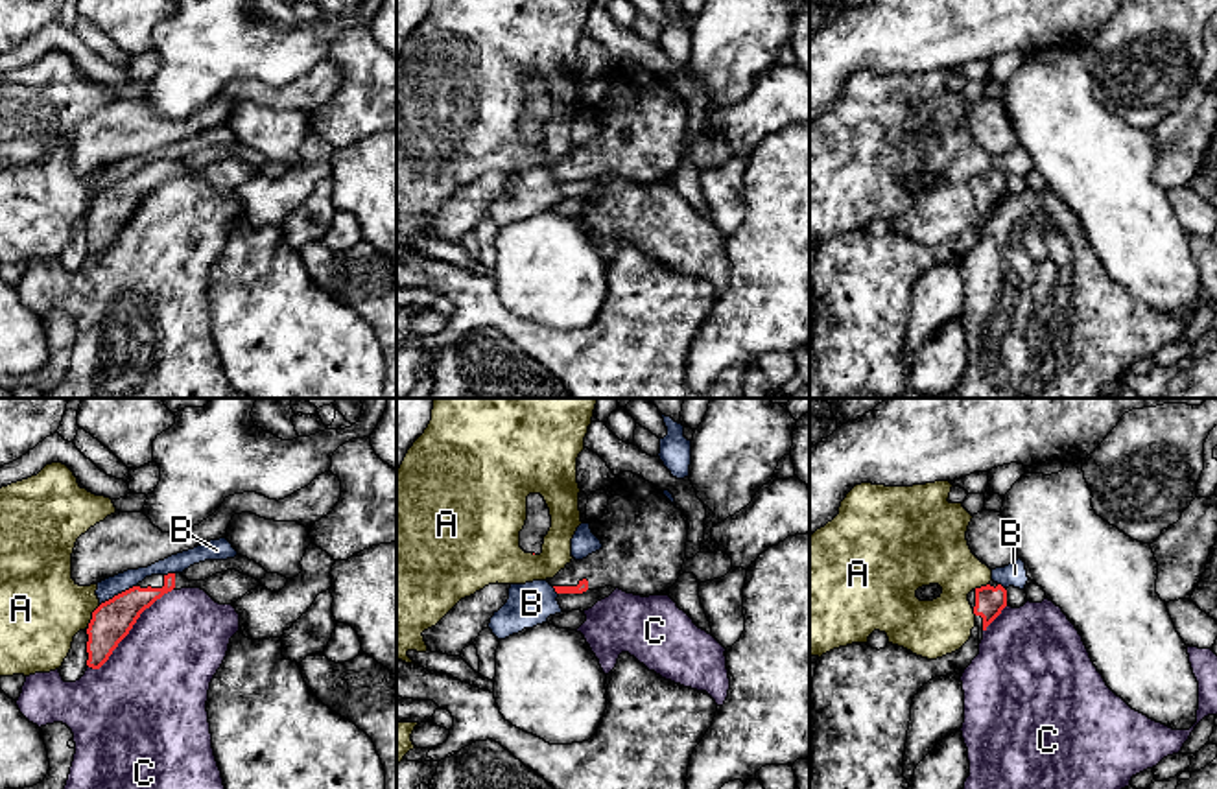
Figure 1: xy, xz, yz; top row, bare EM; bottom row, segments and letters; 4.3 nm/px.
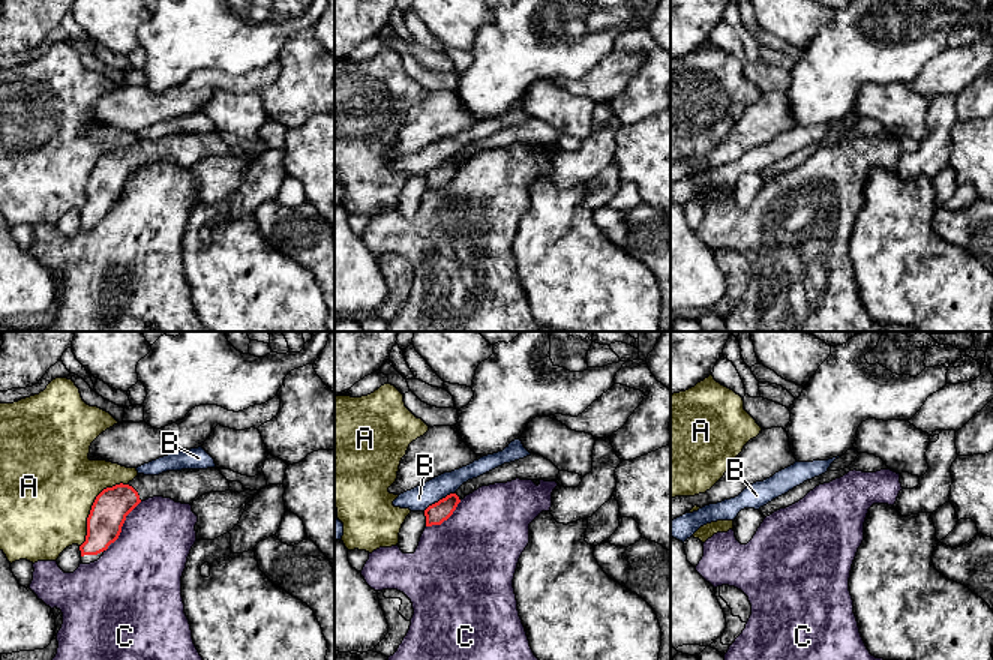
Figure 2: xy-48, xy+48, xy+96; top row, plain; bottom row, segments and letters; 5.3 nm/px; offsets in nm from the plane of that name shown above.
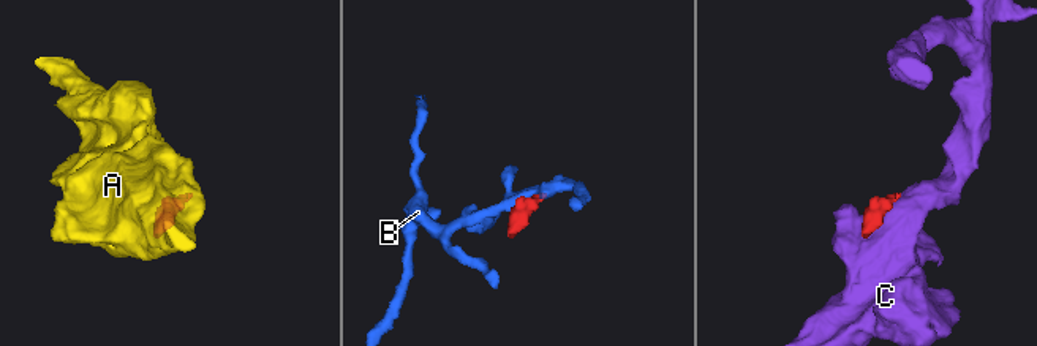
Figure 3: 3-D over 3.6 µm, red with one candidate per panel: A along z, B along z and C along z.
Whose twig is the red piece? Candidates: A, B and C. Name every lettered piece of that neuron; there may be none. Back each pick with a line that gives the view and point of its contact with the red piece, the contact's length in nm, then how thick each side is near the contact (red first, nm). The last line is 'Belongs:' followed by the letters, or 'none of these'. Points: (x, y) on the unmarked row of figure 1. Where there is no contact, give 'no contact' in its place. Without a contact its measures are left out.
Belongs: none of these

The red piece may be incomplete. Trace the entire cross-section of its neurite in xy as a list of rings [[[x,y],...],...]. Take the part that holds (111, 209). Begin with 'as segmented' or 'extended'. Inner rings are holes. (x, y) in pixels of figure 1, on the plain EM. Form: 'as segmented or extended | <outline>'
extended | [[[236,157],[216,160],[205,168],[188,168],[181,160],[151,162],[136,173],[101,190],[89,210],[87,253],[100,256],[118,230],[129,221],[140,201],[171,177],[201,175],[219,192],[234,192],[260,168]]]

